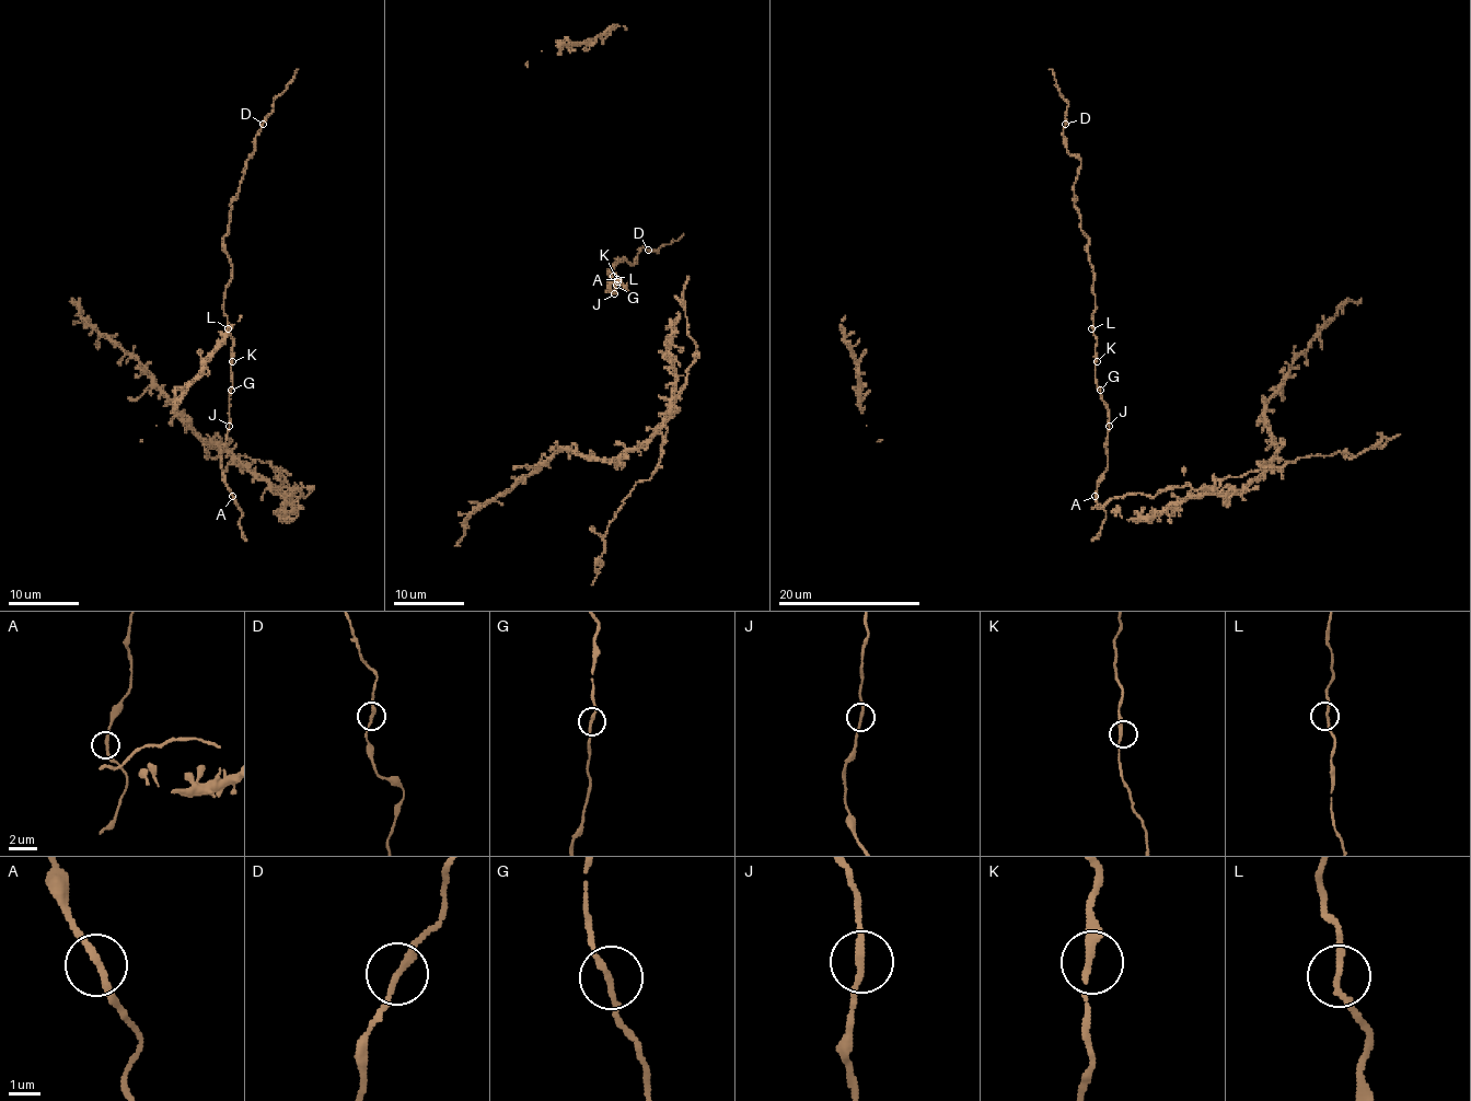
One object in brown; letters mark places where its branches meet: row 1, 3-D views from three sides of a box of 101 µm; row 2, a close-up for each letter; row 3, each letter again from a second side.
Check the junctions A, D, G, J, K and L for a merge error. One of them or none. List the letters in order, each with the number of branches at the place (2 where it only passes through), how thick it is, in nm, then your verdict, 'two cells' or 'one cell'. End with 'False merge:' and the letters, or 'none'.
A: 2 branches meet; 200 nm thick; one cell
D: 2 branches meet; 220 nm thick; one cell
G: 2 branches meet; 190 nm thick; one cell
J: 2 branches meet; 200 nm thick; one cell
K: 2 branches meet; 240 nm thick; one cell
L: 2 branches meet; 180 nm thick; one cell
False merge: none

